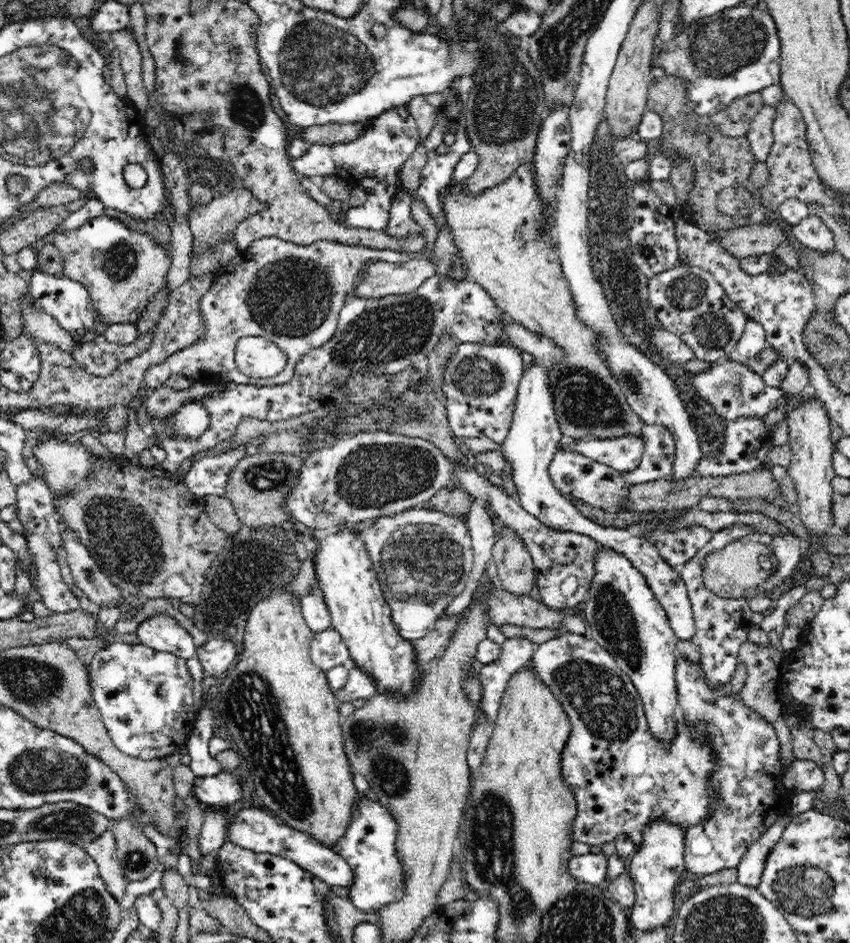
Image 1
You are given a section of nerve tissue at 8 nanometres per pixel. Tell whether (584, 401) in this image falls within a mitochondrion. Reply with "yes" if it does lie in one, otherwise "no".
yes

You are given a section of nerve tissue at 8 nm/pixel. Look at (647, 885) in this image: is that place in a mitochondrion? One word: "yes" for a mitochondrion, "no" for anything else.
no

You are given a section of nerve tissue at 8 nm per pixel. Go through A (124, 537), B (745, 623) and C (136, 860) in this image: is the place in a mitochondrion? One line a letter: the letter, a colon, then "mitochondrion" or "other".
A: mitochondrion
B: other
C: mitochondrion

